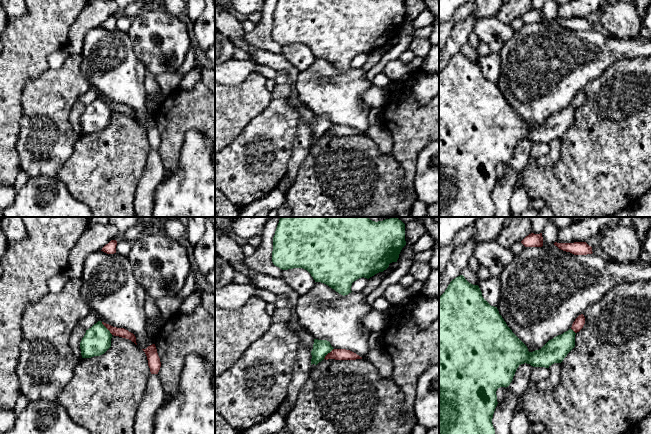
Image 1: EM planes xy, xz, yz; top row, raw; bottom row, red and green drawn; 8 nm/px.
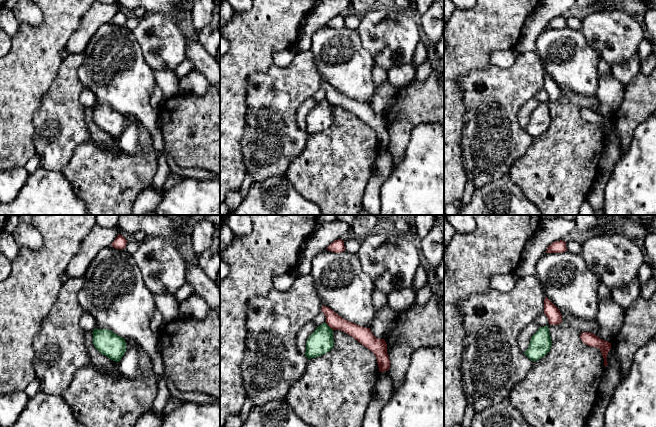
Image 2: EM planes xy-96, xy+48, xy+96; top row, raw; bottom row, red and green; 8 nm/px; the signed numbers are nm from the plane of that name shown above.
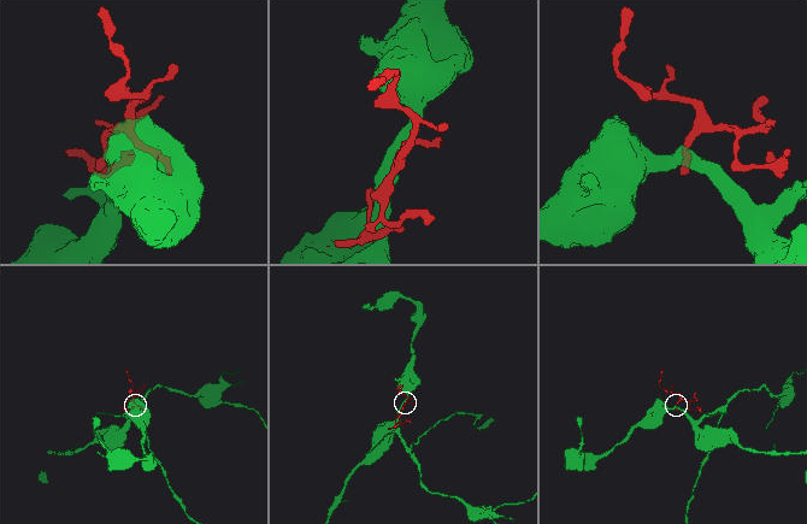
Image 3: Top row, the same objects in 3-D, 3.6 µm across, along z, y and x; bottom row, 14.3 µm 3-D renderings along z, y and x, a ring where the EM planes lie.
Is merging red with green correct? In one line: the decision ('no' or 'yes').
no

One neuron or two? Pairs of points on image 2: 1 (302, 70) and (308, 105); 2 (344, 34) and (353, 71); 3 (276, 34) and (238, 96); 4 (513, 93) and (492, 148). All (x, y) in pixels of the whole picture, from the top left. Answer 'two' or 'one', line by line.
1: two
2: one
3: one
4: one

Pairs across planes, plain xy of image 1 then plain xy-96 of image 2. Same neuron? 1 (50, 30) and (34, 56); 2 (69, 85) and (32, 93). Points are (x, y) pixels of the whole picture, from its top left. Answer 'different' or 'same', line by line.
1: same
2: different

